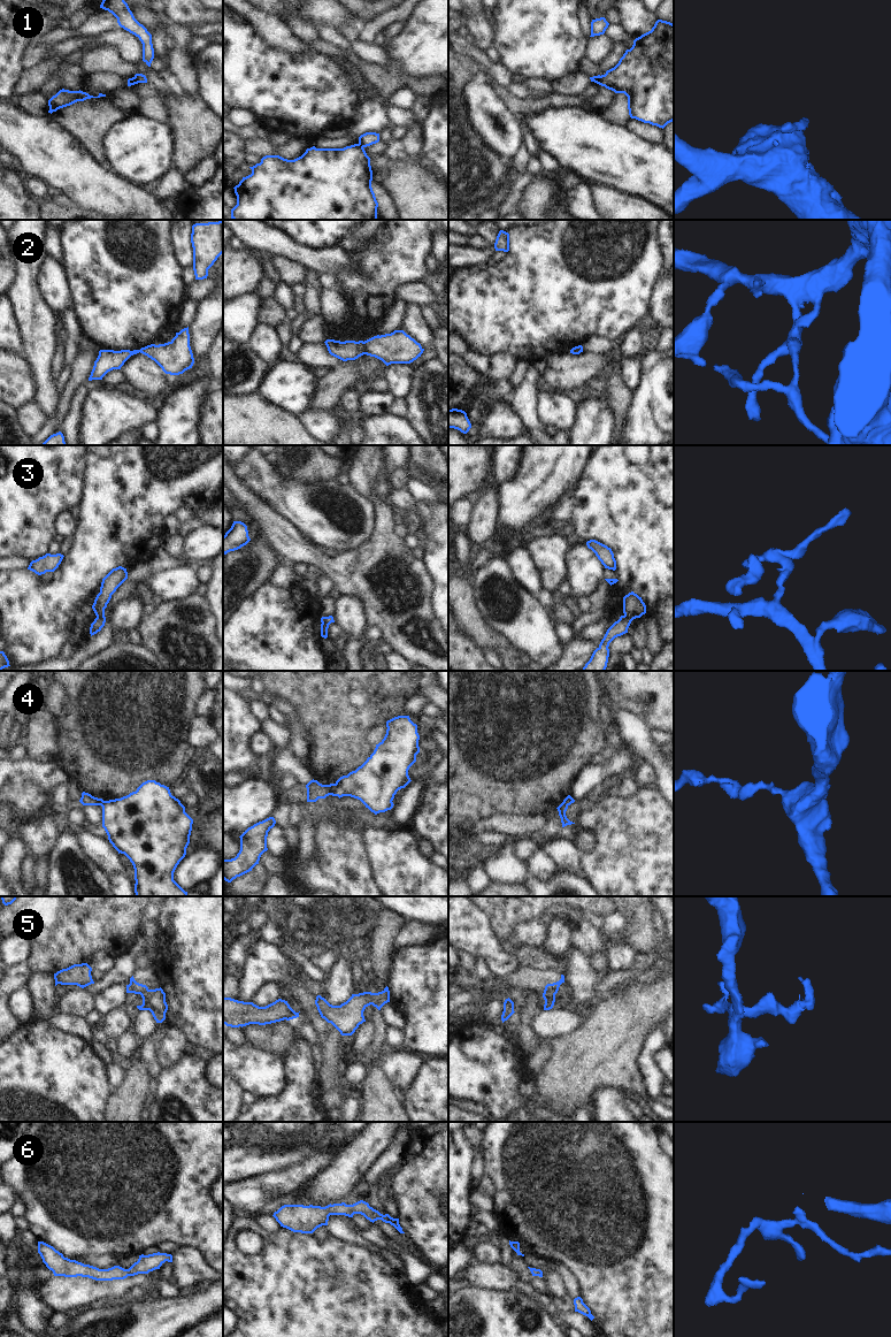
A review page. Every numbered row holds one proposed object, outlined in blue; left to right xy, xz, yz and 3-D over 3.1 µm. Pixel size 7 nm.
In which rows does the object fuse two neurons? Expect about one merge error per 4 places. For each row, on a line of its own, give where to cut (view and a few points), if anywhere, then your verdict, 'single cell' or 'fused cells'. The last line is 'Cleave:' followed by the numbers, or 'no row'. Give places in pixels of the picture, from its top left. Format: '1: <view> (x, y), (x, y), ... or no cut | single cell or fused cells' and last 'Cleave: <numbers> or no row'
1: xz (359, 143), (363, 146) | fused cells
2: xz (363, 342), (366, 353) | fused cells
3: xy (97, 616), (104, 617) | fused cells
4: xz (325, 785), (330, 794) | fused cells
5: xz (368, 992), (368, 999), (371, 1003) | fused cells
6: no cut | single cell
Cleave: 1, 2, 3, 4, 5

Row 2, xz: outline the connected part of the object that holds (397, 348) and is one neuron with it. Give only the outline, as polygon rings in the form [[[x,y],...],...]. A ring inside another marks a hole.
[[[404,330],[377,335],[367,341],[366,354],[391,364],[410,364],[423,353],[424,349]]]

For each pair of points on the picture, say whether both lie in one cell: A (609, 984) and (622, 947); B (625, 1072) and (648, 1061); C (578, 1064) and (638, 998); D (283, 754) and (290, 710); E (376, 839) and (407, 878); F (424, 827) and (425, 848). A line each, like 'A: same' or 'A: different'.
A: different
B: different
C: same
D: different
E: same
F: different

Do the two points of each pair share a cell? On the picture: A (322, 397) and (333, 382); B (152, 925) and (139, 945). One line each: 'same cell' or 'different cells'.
A: same cell
B: different cells

